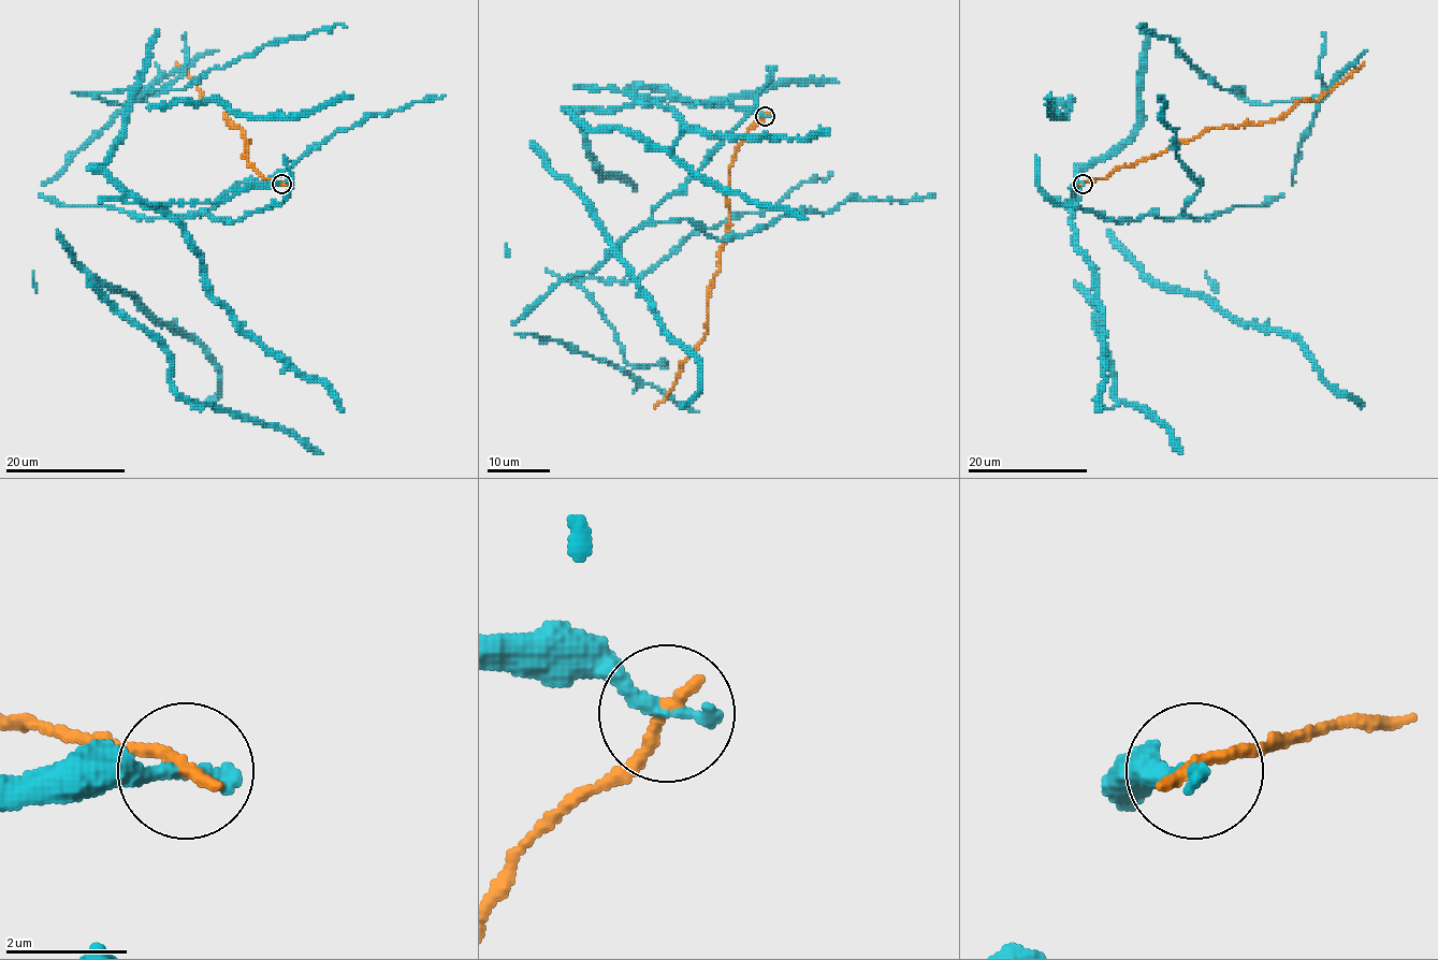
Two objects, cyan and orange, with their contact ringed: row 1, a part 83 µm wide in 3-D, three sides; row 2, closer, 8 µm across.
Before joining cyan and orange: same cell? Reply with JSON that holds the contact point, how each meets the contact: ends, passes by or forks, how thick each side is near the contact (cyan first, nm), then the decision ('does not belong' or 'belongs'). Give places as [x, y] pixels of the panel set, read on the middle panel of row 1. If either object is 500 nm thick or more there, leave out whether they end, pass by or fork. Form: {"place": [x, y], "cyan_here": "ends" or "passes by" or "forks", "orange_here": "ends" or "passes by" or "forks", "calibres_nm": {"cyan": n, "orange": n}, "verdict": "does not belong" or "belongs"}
{"place": [765, 116], "cyan_here": "ends", "orange_here": "ends", "calibres_nm": {"cyan": 280, "orange": 240}, "verdict": "does not belong"}

